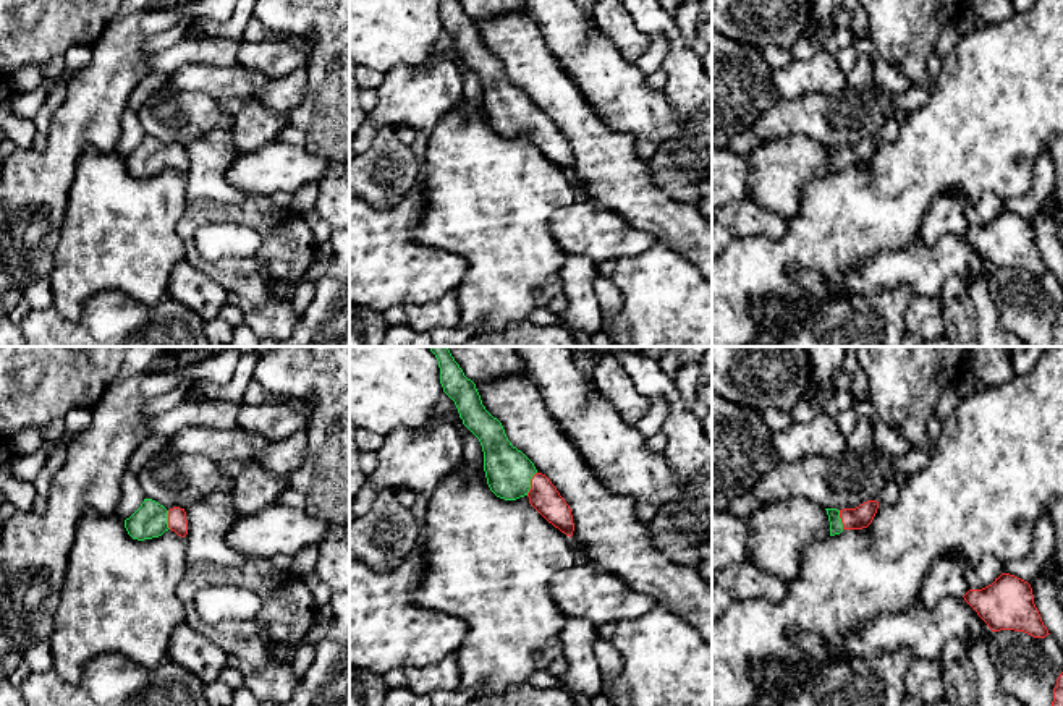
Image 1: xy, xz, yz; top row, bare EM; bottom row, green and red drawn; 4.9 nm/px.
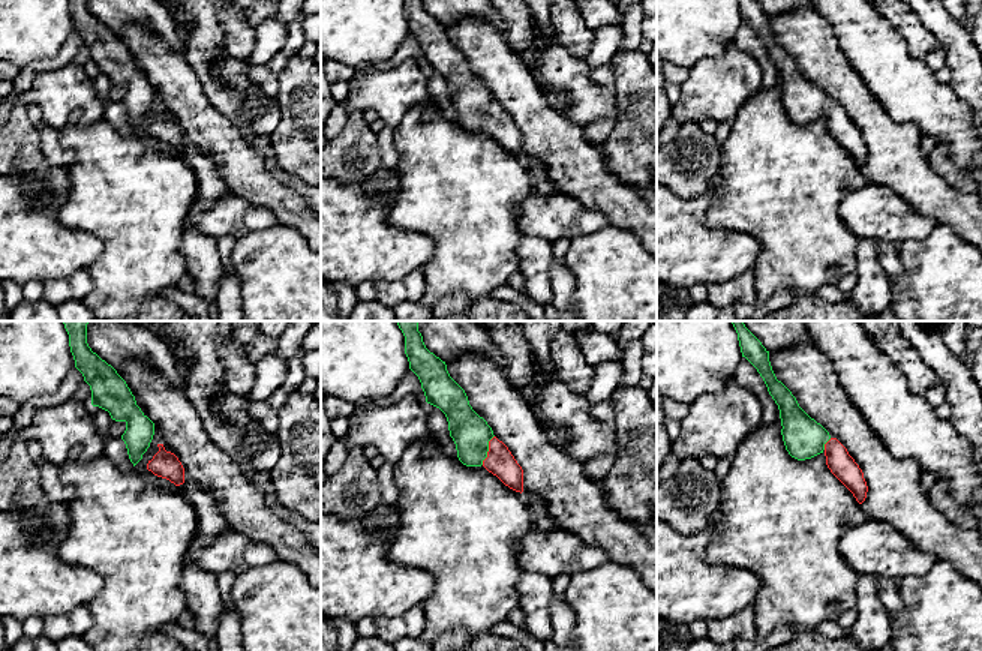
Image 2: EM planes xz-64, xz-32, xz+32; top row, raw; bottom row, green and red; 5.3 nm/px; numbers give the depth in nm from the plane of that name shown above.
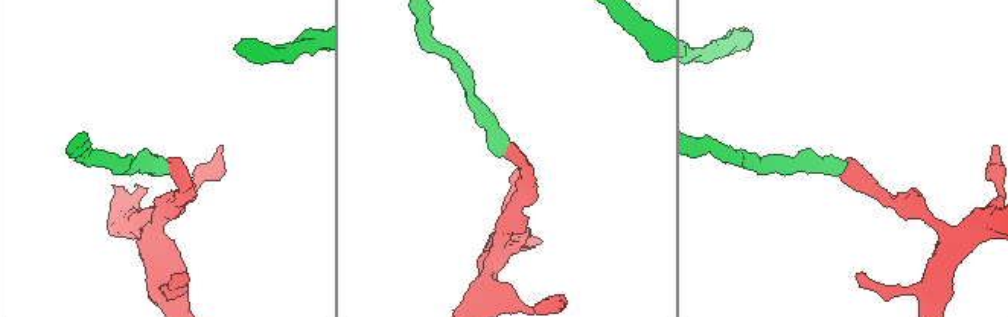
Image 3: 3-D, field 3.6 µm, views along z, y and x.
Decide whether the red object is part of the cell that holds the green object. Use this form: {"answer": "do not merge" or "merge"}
{"answer": "merge"}

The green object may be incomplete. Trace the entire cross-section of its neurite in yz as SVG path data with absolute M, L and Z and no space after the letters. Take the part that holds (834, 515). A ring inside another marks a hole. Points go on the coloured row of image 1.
M867 500L856 508L825 508L830 521L830 536L840 534L843 530L867 528L879 508L877 500Z

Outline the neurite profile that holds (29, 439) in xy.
M42 426L26 427L18 432L10 442L11 452L18 455L32 453L44 449Z

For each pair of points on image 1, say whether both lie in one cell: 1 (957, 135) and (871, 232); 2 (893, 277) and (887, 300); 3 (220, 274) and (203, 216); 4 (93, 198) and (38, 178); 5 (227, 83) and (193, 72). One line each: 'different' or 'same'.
1: same
2: different
3: same
4: different
5: same

